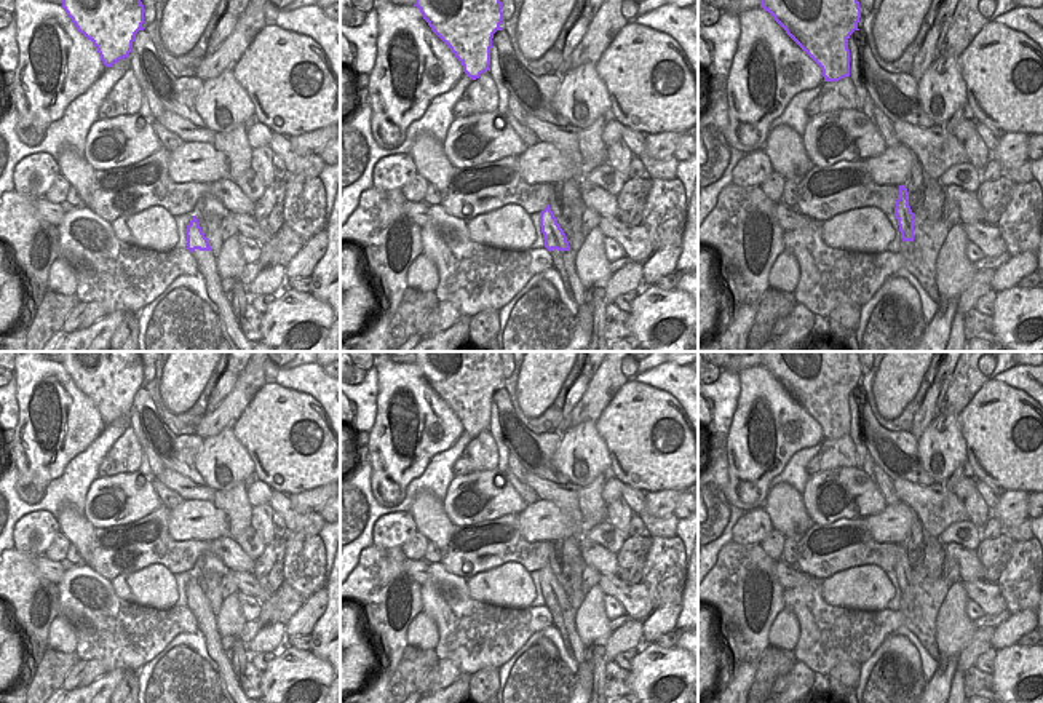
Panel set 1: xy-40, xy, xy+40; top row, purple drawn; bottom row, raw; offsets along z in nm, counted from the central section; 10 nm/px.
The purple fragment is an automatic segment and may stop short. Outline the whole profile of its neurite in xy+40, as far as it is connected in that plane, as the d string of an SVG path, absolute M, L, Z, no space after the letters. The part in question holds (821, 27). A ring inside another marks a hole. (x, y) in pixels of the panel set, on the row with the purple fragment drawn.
M760 0L786 34L821 67L824 81L850 77L848 38L858 29L858 0Z

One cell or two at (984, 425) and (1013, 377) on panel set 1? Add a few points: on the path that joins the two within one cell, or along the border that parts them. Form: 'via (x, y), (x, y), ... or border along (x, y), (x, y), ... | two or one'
border along (992, 377), (1026, 393) | two

